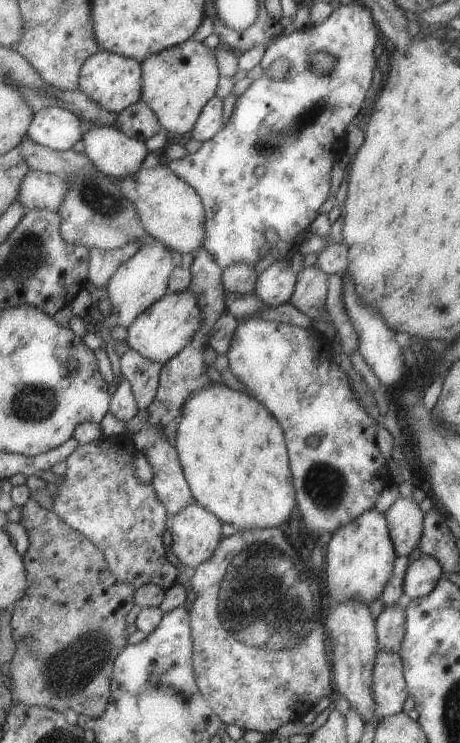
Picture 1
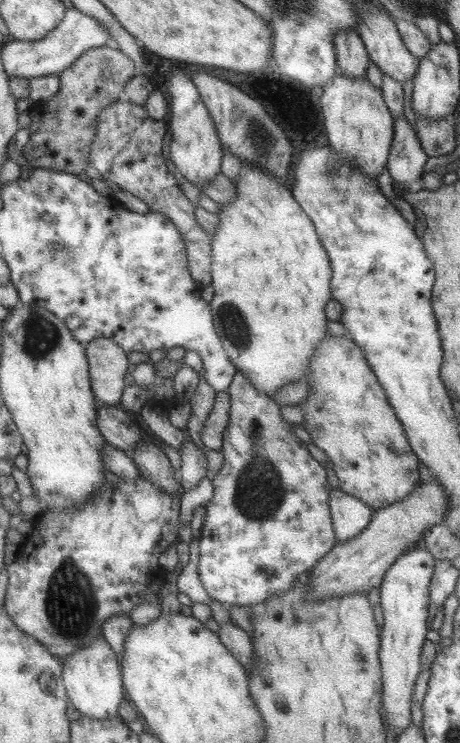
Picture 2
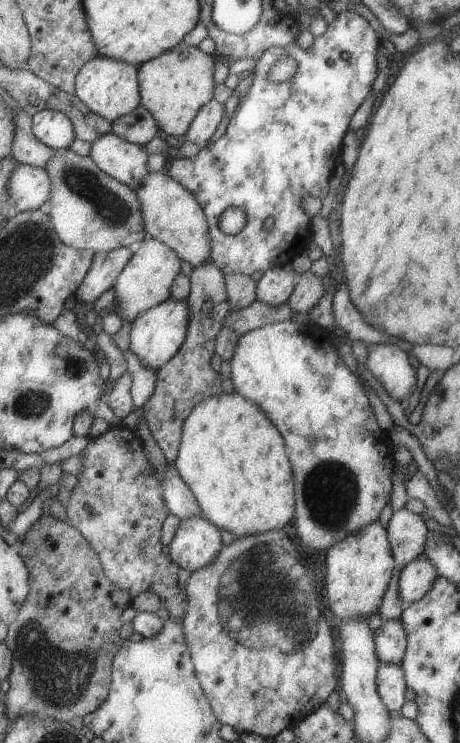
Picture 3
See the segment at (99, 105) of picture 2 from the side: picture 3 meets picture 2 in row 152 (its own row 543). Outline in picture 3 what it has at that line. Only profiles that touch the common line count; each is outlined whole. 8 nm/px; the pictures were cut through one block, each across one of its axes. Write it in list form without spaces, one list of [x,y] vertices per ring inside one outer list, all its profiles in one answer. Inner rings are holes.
[[[48,515],[41,516],[28,530],[16,551],[27,567],[30,589],[4,638],[12,654],[10,688],[4,695],[6,717],[10,725],[23,716],[67,723],[97,710],[106,699],[112,660],[124,643],[118,633],[122,625],[119,616],[131,604],[131,598],[108,581],[97,553],[74,526]]]

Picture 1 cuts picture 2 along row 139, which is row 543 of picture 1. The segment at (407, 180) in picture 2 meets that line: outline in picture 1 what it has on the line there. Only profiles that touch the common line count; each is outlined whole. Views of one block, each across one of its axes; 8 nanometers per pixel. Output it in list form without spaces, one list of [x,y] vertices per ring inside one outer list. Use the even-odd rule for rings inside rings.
[[[399,498],[385,512],[387,532],[396,556],[406,556],[418,547],[423,530],[423,513],[413,499]]]

